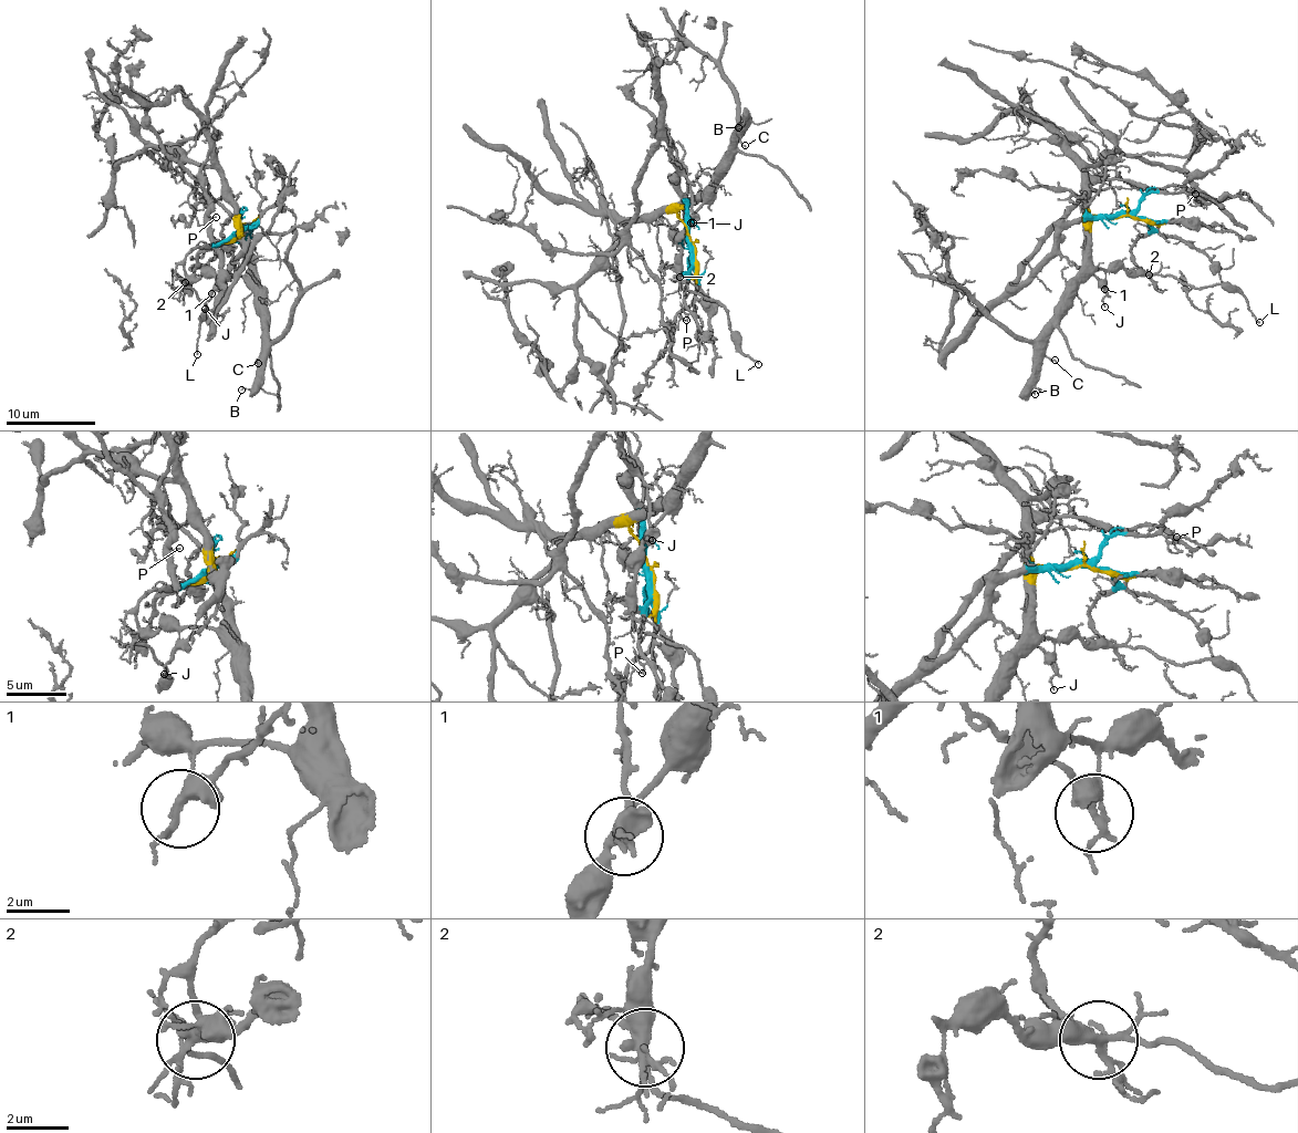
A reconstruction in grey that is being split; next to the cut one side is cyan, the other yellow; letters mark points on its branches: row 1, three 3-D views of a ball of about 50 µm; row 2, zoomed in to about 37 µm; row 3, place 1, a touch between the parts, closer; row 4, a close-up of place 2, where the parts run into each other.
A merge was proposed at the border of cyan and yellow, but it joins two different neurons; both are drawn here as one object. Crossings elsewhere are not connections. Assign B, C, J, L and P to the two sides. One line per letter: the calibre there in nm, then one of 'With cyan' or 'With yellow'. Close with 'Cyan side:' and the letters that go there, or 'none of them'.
B: Thickness 90 nm. With yellow
C: Thickness 100 nm. With yellow
J: Thickness 110 nm. With cyan
L: Thickness 120 nm. With yellow
P: Thickness 130 nm. With cyan
Cyan side: J, P

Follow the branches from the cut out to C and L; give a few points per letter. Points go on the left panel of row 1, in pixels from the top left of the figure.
C: (241, 229), (257, 311), (265, 332), (261, 355), (255, 361), (258, 364)
L: (241, 229), (248, 257), (243, 276), (216, 273), (183, 283), (194, 289), (207, 310), (200, 316), (197, 354)

